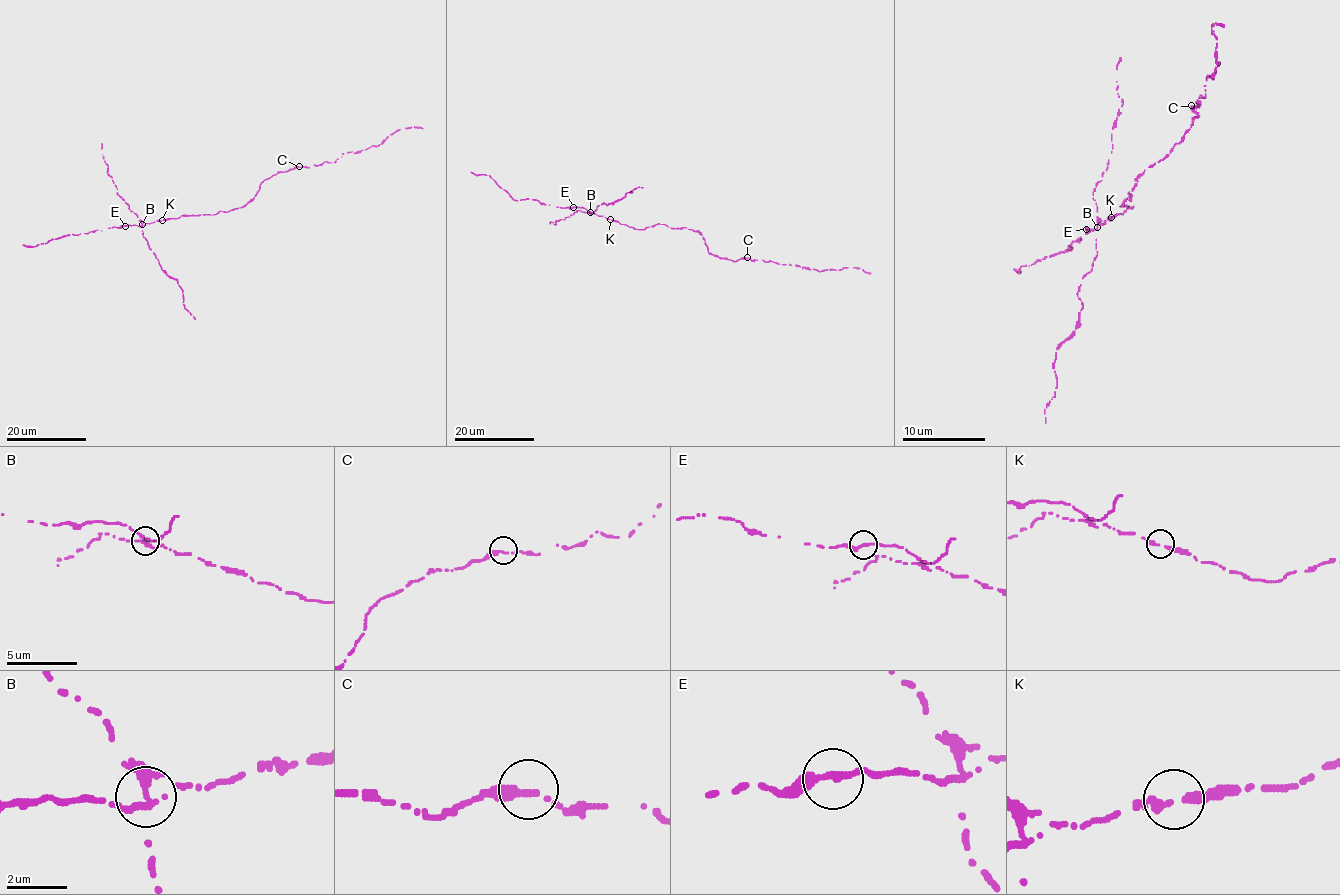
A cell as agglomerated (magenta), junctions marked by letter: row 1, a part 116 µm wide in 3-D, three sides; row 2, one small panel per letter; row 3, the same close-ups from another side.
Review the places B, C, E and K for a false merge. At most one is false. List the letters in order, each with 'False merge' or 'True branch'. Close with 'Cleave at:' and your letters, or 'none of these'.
B: False merge
C: True branch
E: True branch
K: True branch
Cleave at: B

